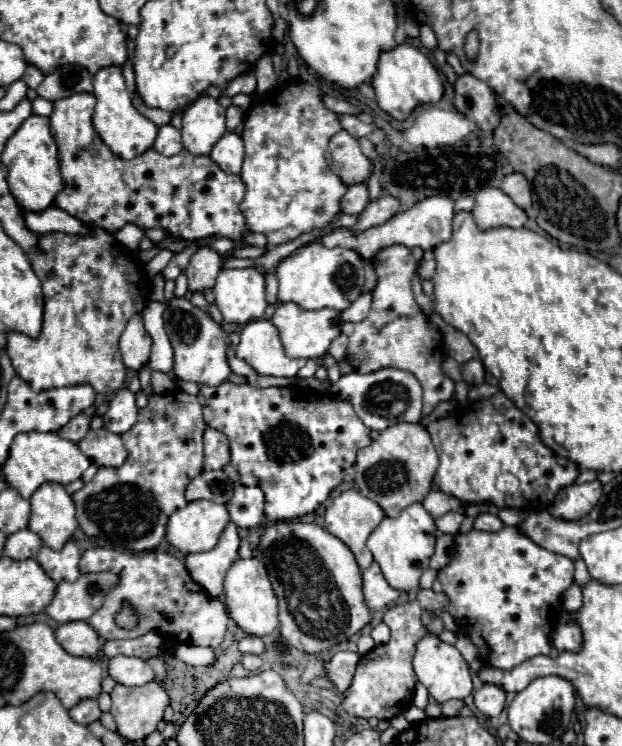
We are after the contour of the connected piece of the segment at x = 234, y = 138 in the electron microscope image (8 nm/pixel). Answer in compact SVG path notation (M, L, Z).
M227 132L211 150L211 160L229 174L239 174L243 164L243 140L235 132Z

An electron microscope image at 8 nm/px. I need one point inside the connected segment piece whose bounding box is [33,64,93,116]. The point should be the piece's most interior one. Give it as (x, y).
(71, 79)

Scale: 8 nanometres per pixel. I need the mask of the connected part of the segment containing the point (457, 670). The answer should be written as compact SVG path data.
M435 634L425 636L417 644L417 654L413 658L413 668L415 668L417 680L429 690L429 694L433 698L437 698L439 704L443 704L451 698L463 698L465 700L473 690L473 682L469 678L469 668L467 668L467 662L463 660L463 656L457 652L455 646L443 644Z

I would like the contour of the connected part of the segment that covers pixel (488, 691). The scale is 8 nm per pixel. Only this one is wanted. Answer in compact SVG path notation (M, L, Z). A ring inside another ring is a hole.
M483 684L483 688L475 690L473 698L475 698L475 708L487 718L499 716L501 710L505 708L505 692L495 684Z

